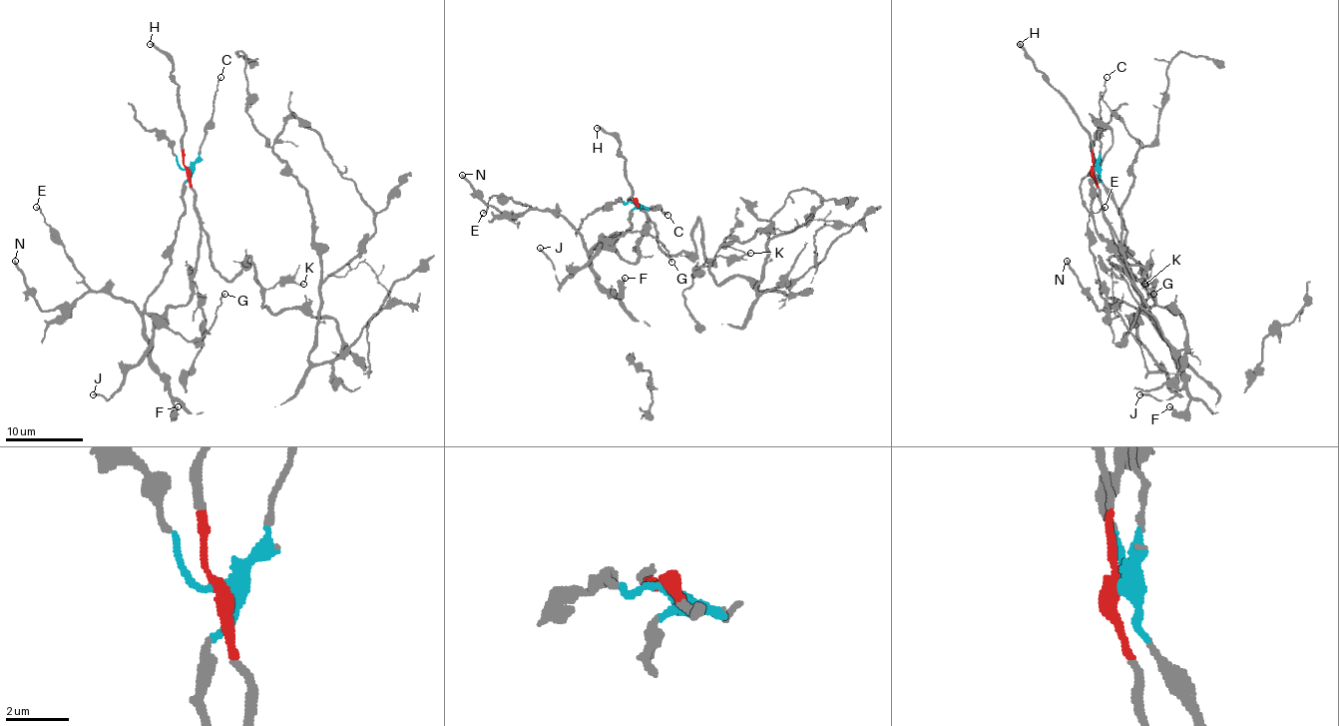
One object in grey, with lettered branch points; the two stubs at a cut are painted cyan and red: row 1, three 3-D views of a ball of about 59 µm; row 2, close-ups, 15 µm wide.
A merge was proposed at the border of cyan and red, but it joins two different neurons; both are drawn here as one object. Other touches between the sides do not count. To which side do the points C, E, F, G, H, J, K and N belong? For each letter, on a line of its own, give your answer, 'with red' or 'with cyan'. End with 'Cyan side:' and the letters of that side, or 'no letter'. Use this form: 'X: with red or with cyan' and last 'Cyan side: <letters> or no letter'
C: with cyan
E: with cyan
F: with cyan
G: with cyan
H: with red
J: with red
K: with red
N: with cyan
Cyan side: C, E, F, G, N

